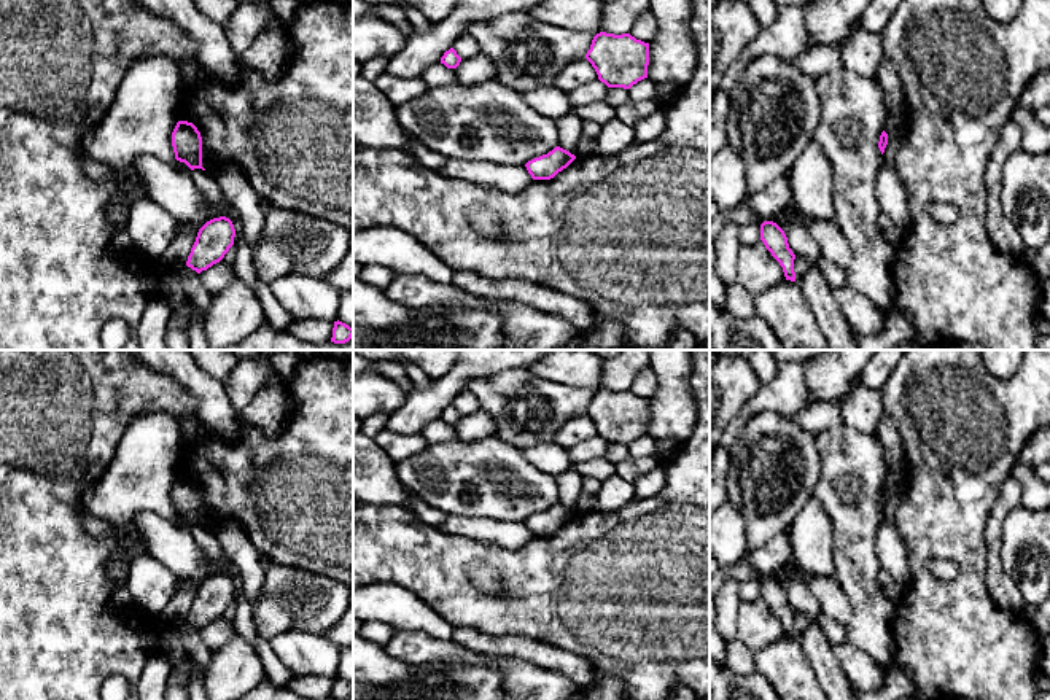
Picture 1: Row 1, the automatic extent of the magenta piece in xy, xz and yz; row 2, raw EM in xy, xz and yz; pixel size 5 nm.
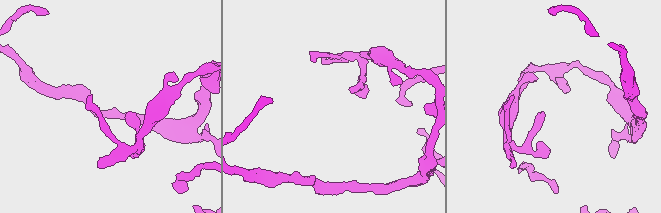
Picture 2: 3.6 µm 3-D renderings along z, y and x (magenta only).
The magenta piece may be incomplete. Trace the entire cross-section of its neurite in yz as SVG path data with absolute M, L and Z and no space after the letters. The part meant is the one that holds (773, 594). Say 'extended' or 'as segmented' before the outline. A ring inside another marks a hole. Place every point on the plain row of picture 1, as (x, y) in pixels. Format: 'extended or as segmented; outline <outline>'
as segmented; outline M764 578L760 581L760 597L783 624L786 636L795 638L794 628L795 611L789 605L784 587L773 578Z

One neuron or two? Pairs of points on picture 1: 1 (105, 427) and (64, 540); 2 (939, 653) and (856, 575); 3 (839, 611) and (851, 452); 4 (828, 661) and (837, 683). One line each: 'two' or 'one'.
1: one
2: two
3: two
4: one

